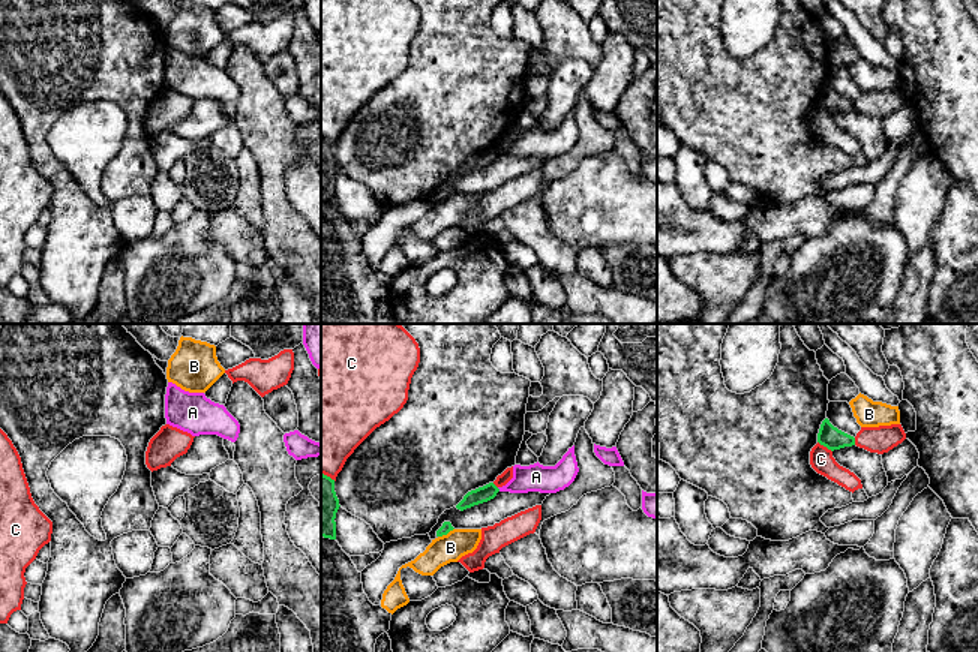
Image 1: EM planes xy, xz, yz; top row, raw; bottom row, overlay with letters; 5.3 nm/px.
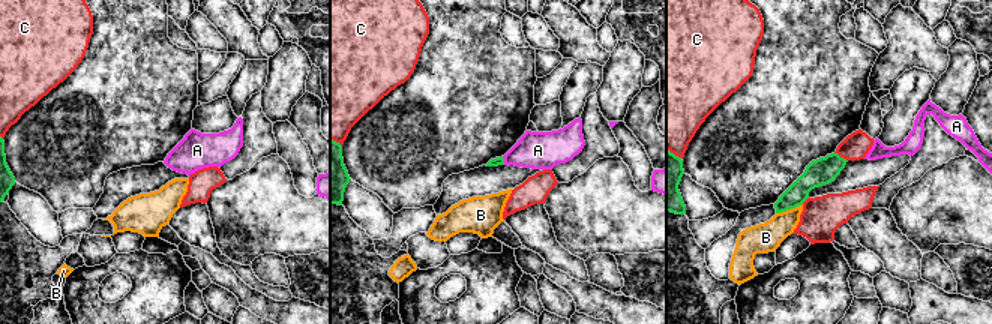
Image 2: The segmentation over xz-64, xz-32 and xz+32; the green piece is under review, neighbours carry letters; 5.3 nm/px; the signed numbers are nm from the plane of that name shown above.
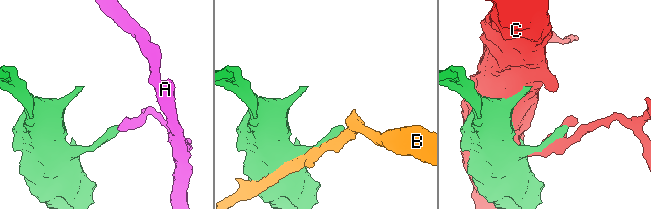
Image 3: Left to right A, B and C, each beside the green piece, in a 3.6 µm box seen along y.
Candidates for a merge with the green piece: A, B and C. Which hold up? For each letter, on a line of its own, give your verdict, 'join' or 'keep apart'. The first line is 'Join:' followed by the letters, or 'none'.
Join: none
A: keep apart
B: keep apart
C: keep apart

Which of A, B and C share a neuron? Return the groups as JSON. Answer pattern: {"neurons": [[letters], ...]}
{"neurons": [["A"], ["B"], ["C"]]}

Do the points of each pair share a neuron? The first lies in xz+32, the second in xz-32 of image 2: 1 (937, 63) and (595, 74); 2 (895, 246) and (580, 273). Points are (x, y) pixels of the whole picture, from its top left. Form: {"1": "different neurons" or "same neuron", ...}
{"1": "different neurons", "2": "same neuron"}

